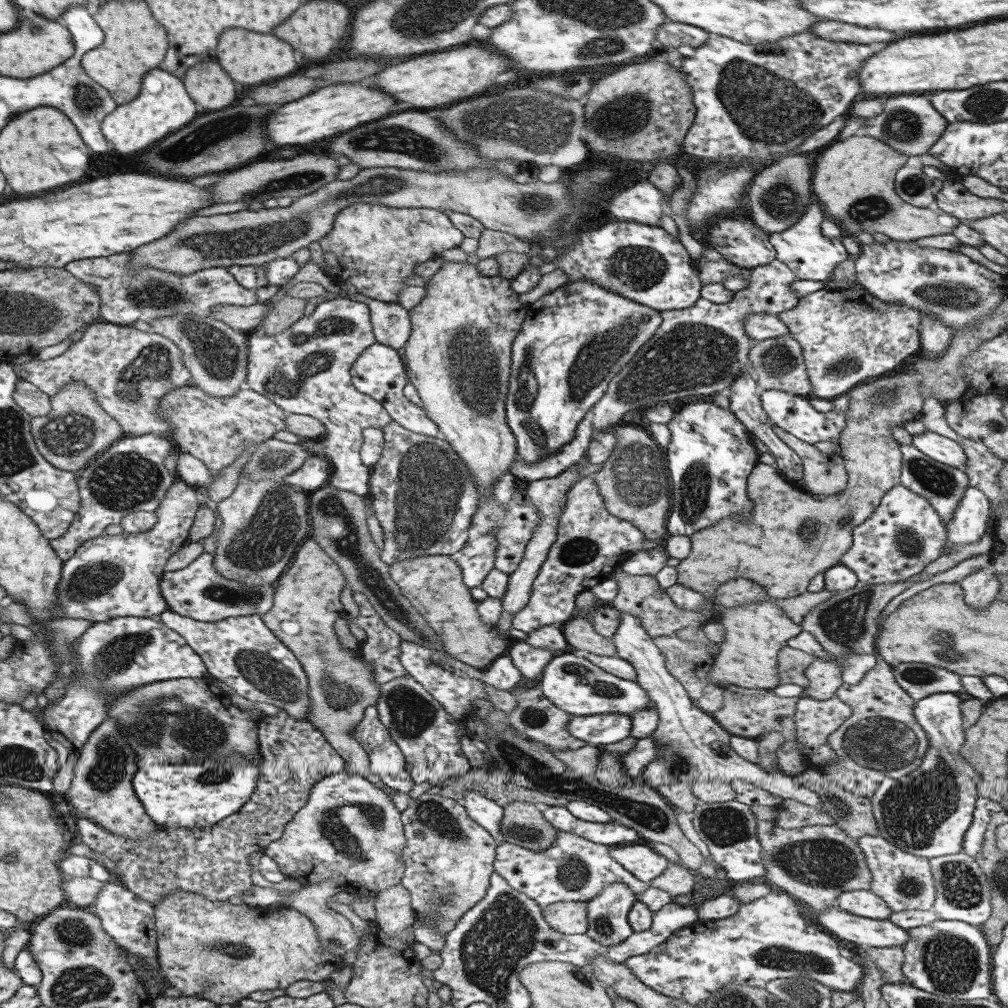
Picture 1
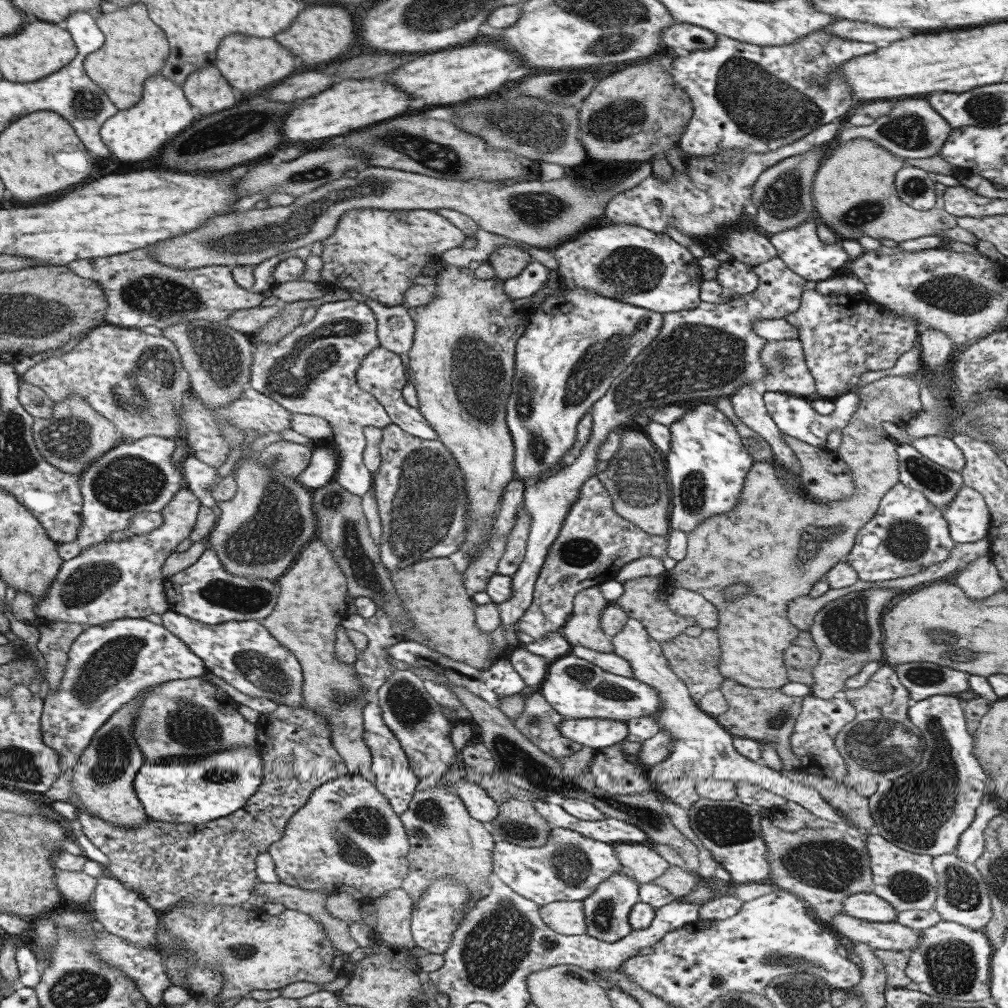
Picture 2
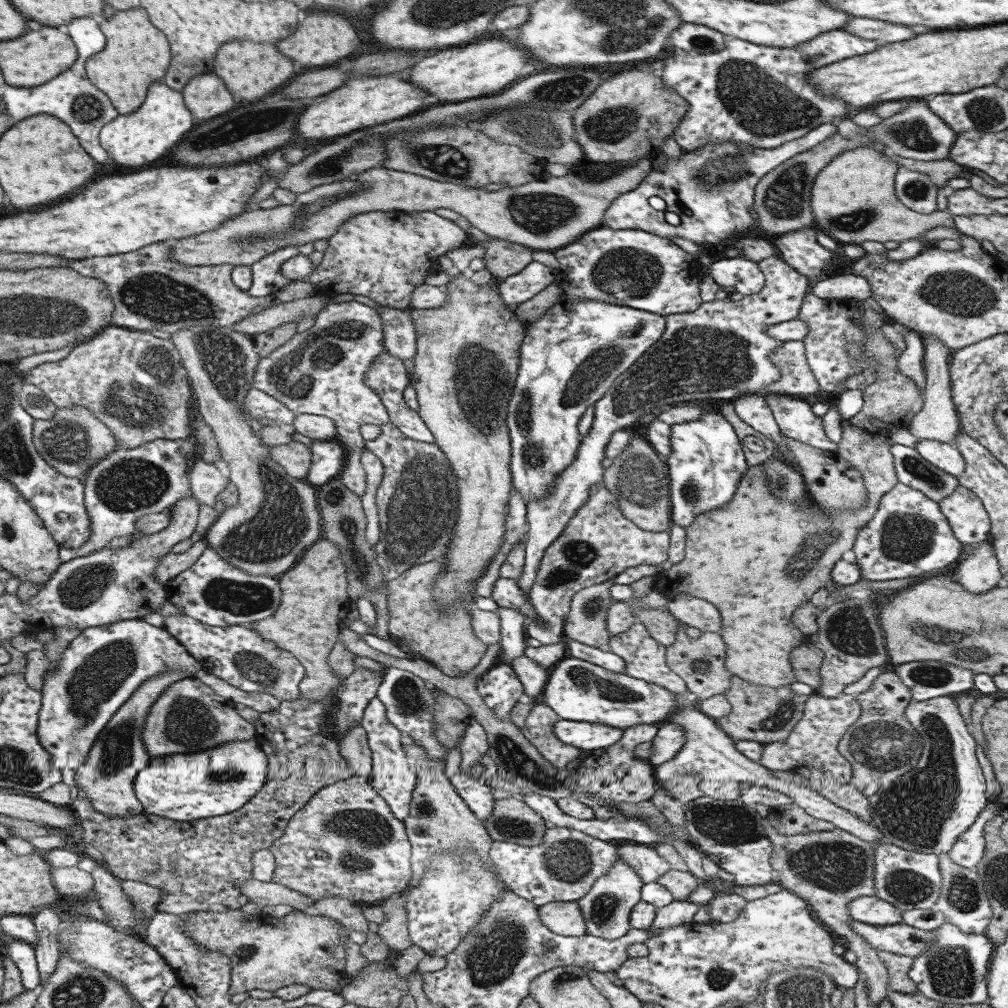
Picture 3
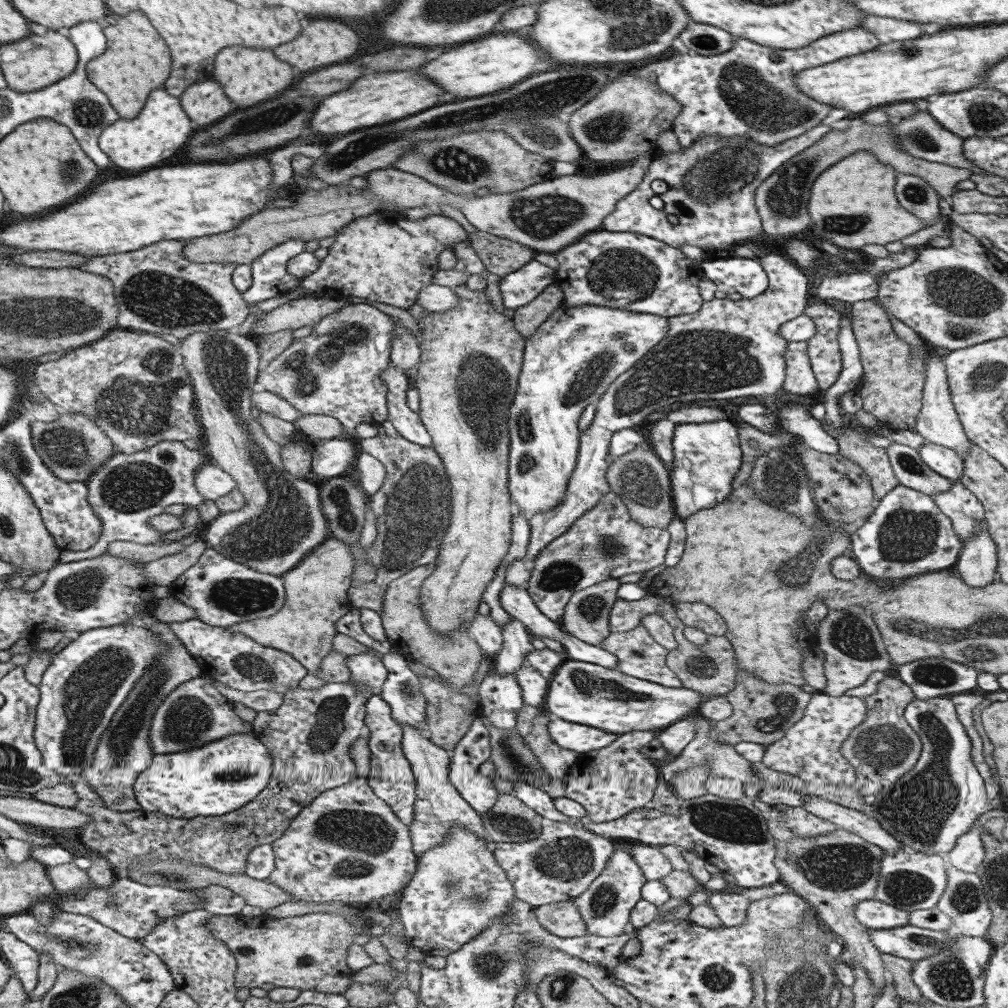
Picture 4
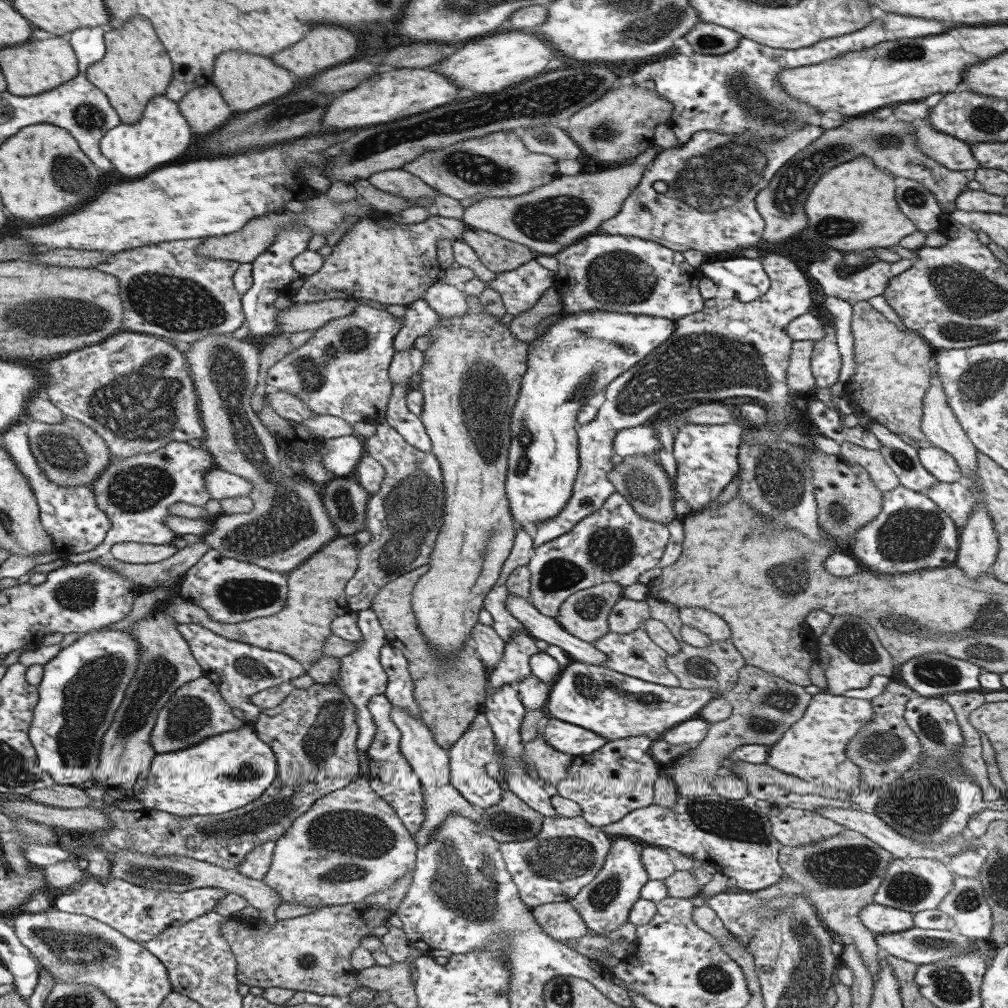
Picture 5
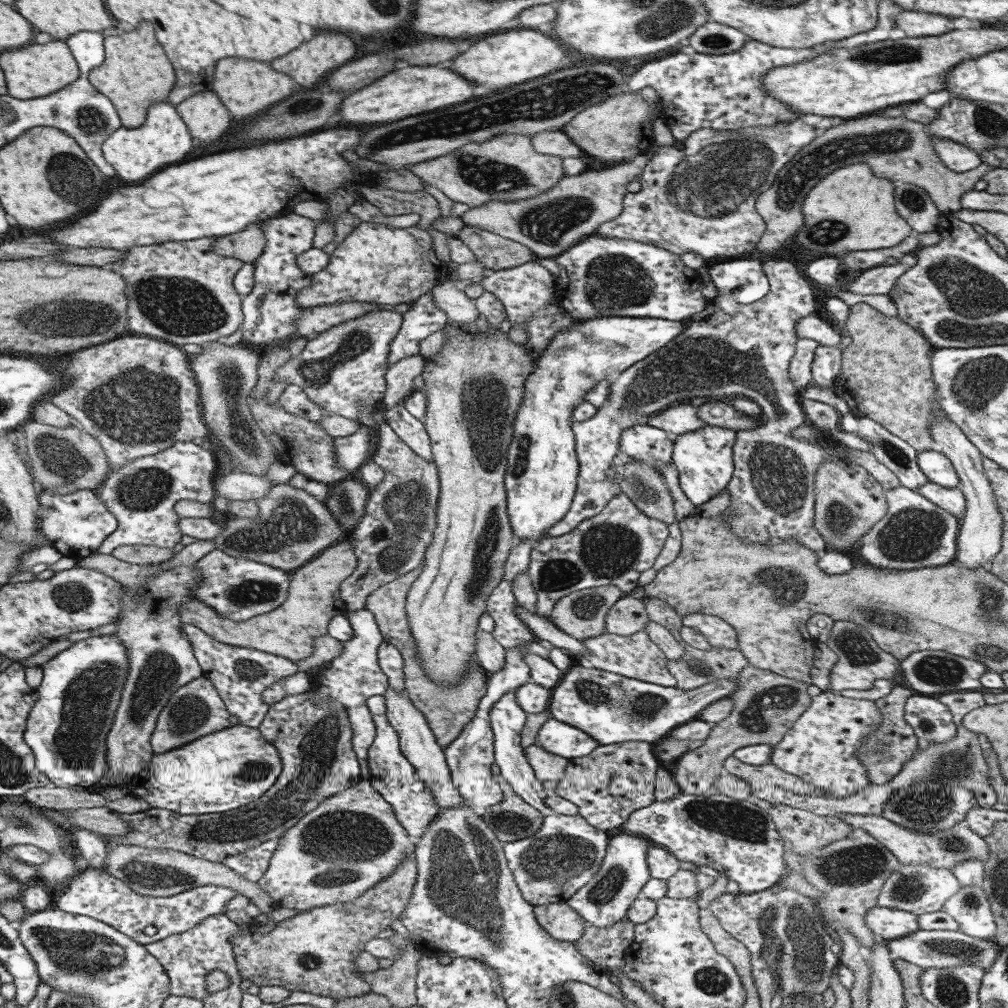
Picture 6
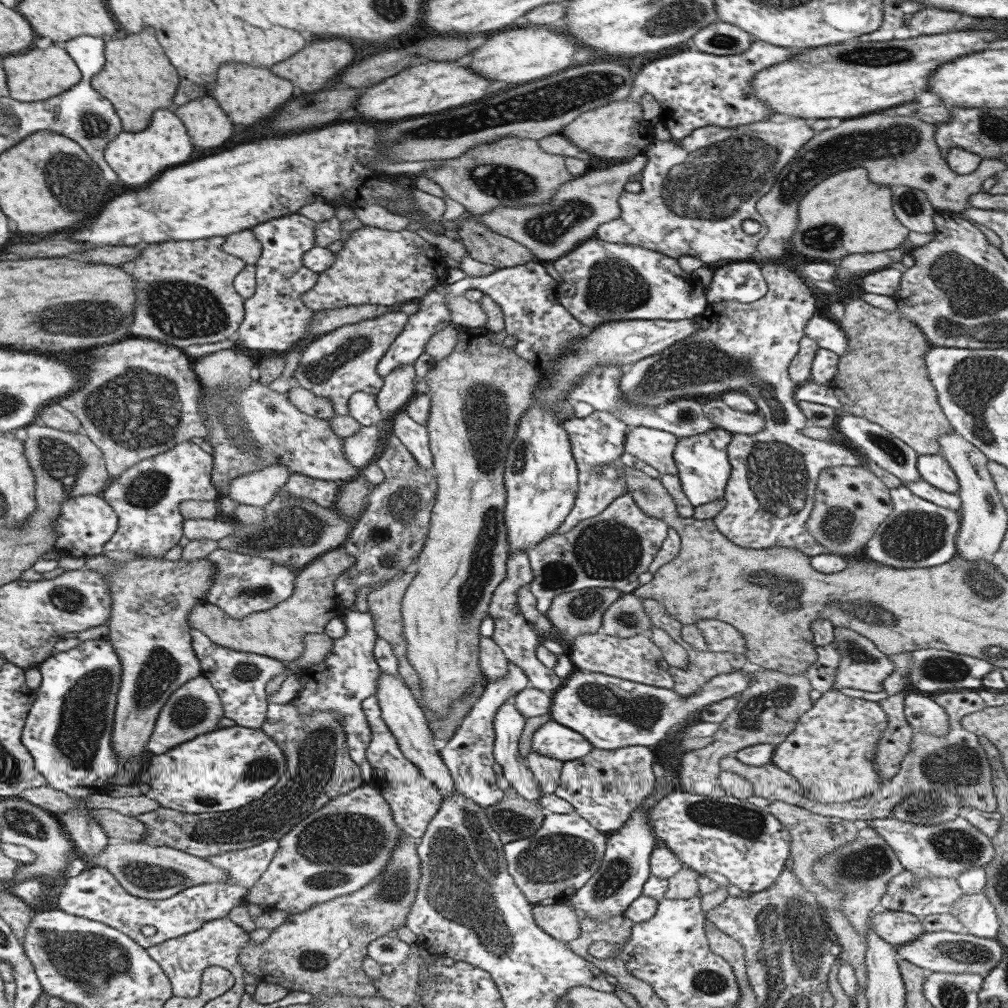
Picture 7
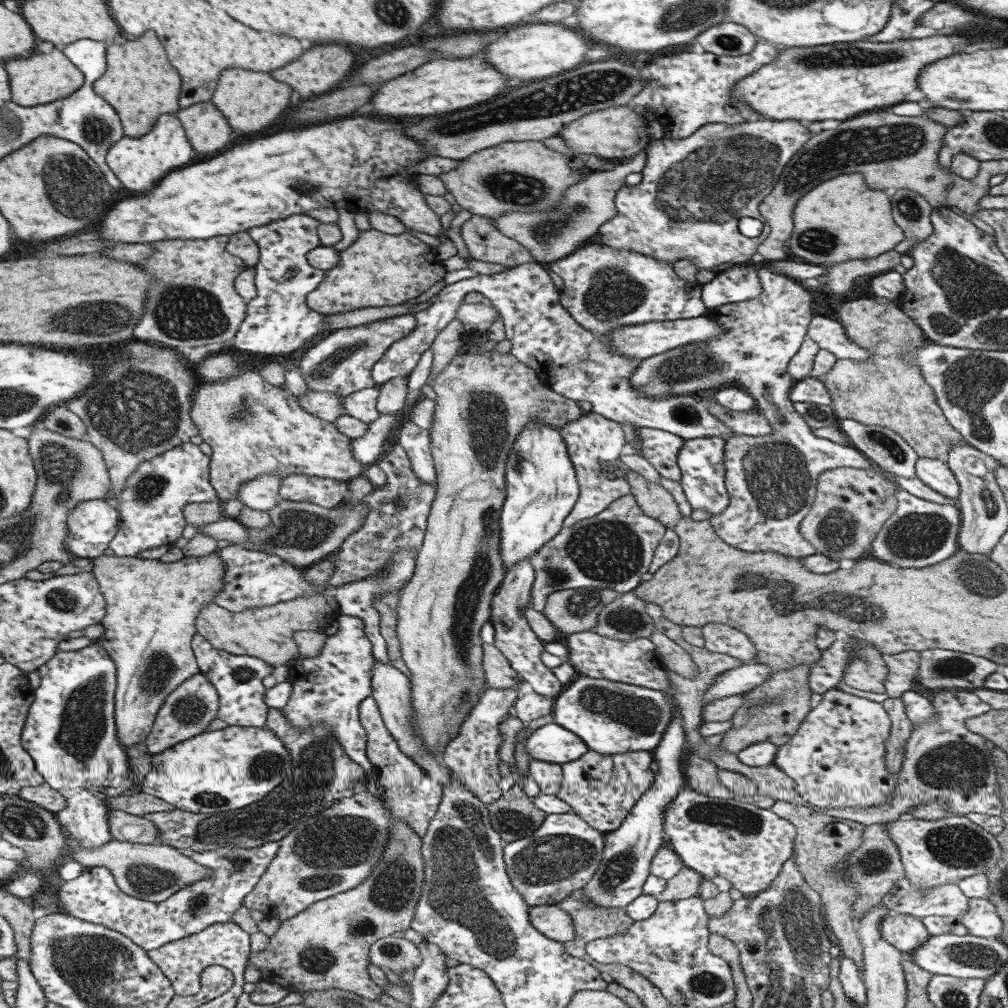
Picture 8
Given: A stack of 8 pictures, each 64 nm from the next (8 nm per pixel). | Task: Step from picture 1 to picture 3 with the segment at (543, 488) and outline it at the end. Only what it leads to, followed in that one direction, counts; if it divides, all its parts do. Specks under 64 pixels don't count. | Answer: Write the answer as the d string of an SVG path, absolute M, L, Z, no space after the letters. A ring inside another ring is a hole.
M777 255L760 261L759 267L765 276L765 283L760 292L714 302L703 302L692 312L667 314L662 336L628 370L616 378L610 385L610 389L593 405L594 423L588 435L581 437L572 466L568 466L560 478L555 478L555 485L547 497L539 501L530 501L527 504L527 539L523 546L525 563L517 585L522 592L528 595L528 600L546 549L560 537L560 534L563 534L576 511L585 505L591 493L591 486L604 485L605 469L602 467L602 461L606 458L604 449L614 432L629 430L643 414L650 413L661 406L690 402L690 400L706 400L706 398L718 398L718 400L732 398L734 400L740 395L759 394L758 390L762 388L765 389L766 394L771 392L770 386L780 378L780 370L776 368L775 362L771 361L769 354L782 342L772 338L766 330L770 325L795 318L808 292L808 279L788 266L782 257ZM498 607L496 613L499 615L501 622L501 651L497 660L498 663L512 666L511 662L520 655L526 654L526 638L525 631L526 618L522 611L517 611L508 607Z

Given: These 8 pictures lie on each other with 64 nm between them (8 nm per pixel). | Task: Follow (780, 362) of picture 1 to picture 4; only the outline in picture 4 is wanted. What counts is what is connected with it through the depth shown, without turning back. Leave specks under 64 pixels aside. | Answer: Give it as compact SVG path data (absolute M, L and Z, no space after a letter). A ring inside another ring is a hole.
M807 341L789 342L783 357L786 393L806 396L820 390L807 355Z

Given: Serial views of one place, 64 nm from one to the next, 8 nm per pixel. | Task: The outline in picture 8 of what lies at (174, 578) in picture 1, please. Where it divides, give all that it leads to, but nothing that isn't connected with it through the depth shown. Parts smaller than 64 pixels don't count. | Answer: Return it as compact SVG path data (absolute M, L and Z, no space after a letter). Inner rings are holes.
M229 544L225 548L216 549L215 553L225 564L223 574L222 590L213 598L213 602L230 612L240 612L247 608L257 606L272 606L279 602L286 602L293 598L305 597L306 595L322 596L329 602L329 605L338 614L346 616L357 616L365 624L365 633L372 643L372 654L378 662L391 664L388 654L387 642L380 634L379 622L380 615L375 609L375 600L384 593L397 593L404 588L415 573L415 558L418 550L415 548L399 548L391 562L387 562L385 570L377 572L368 578L355 580L342 586L327 586L319 588L309 584L304 578L304 568L296 567L290 562L286 562L276 554L266 554L256 550L246 550L244 546Z

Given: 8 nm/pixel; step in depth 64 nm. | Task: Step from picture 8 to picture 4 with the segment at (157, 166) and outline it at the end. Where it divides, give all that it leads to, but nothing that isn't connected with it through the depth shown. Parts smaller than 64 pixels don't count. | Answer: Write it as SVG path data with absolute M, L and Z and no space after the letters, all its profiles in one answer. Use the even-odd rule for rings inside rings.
M162 87L152 90L143 109L134 118L119 117L104 128L99 136L99 147L111 158L114 166L128 172L144 172L174 154L180 154L193 131L194 123L184 112L180 97L172 96Z

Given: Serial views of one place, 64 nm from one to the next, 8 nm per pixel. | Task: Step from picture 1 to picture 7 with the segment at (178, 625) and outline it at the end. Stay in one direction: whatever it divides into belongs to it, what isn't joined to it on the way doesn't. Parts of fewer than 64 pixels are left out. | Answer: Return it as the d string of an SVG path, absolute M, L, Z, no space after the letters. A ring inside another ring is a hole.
M192 629L190 634L192 648L201 666L201 676L208 679L219 694L225 717L234 720L238 726L260 729L267 717L268 698L265 687L270 682L279 679L279 677L288 675L288 669L284 668L287 666L287 663L283 663L275 658L262 656L261 654L240 652L224 648L212 642L202 631L196 629Z

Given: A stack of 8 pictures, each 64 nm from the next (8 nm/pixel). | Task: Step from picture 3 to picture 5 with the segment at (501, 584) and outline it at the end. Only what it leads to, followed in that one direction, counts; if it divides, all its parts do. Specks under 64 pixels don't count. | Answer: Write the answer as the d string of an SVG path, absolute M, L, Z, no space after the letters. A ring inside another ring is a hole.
M510 593L507 596L507 609L533 638L559 646L572 660L593 665L605 664L609 660L606 654L592 643L566 632L555 618L540 614L528 599Z

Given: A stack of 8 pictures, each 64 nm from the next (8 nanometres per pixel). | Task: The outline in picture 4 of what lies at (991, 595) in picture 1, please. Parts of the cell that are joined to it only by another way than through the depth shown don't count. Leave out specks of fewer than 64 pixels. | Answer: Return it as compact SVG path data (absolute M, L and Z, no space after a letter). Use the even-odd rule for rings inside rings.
M978 529L964 541L958 560L956 572L972 588L983 588L998 579L997 546L987 529Z

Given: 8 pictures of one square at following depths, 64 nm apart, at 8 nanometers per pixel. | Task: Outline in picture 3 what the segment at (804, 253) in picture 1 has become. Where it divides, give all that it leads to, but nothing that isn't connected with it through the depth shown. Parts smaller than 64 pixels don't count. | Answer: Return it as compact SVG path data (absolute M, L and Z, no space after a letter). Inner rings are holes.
M814 225L776 236L774 246L788 266L807 278L824 276L834 268L837 256L843 254L841 250L836 252L820 245Z

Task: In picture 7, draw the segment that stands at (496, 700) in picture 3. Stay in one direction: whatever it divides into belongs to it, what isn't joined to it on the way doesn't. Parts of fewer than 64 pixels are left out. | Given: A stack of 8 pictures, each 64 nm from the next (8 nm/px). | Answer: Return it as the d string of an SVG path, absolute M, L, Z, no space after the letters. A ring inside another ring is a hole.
M508 699L506 702L503 702L503 705L496 711L493 718L495 732L493 755L495 756L497 764L502 766L503 775L511 784L511 787L514 788L522 798L540 806L539 798L544 795L543 790L519 751L519 740L525 727L525 719L525 716L522 716L522 714L517 711L514 699Z

